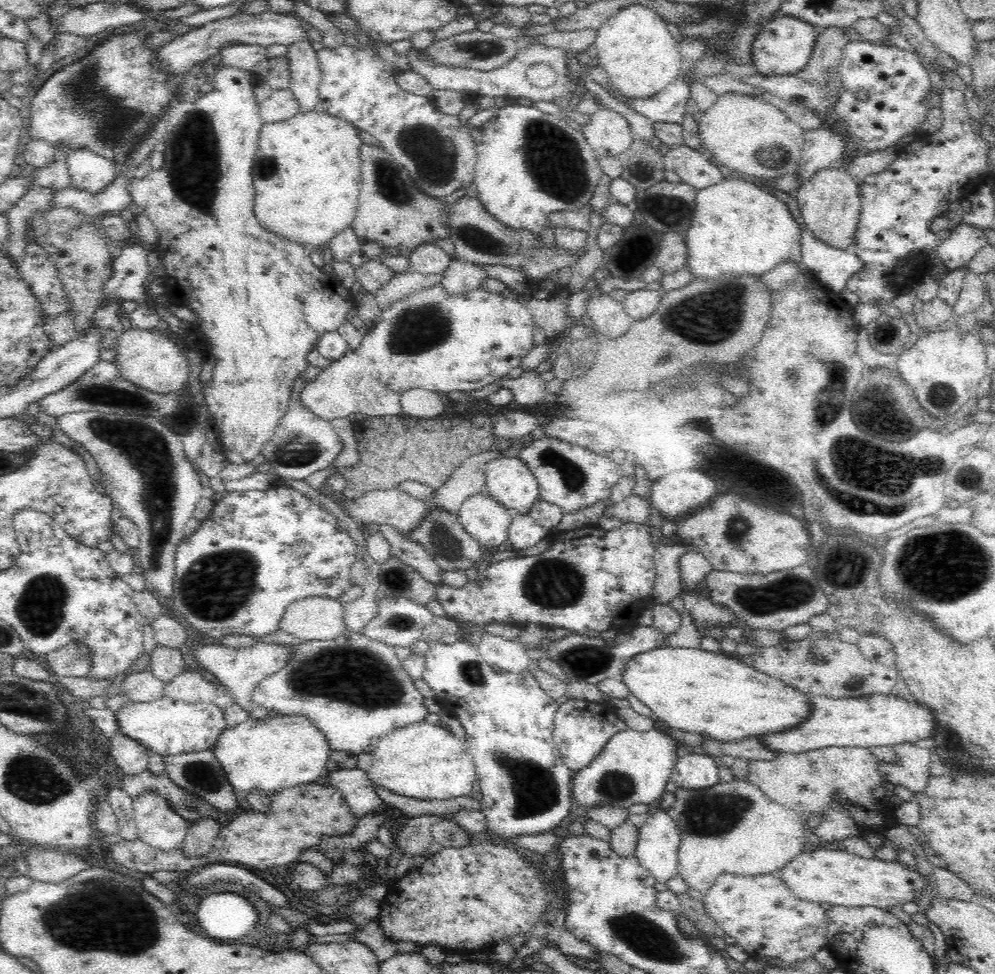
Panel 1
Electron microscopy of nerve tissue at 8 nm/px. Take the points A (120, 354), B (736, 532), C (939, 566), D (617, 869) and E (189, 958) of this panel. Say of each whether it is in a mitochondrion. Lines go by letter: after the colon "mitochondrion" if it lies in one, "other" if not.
A: other
B: mitochondrion
C: mitochondrion
D: other
E: other

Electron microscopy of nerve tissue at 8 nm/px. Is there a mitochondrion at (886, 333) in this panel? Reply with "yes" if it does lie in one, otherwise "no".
yes

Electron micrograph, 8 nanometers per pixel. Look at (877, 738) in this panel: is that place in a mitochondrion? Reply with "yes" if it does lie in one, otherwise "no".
no

